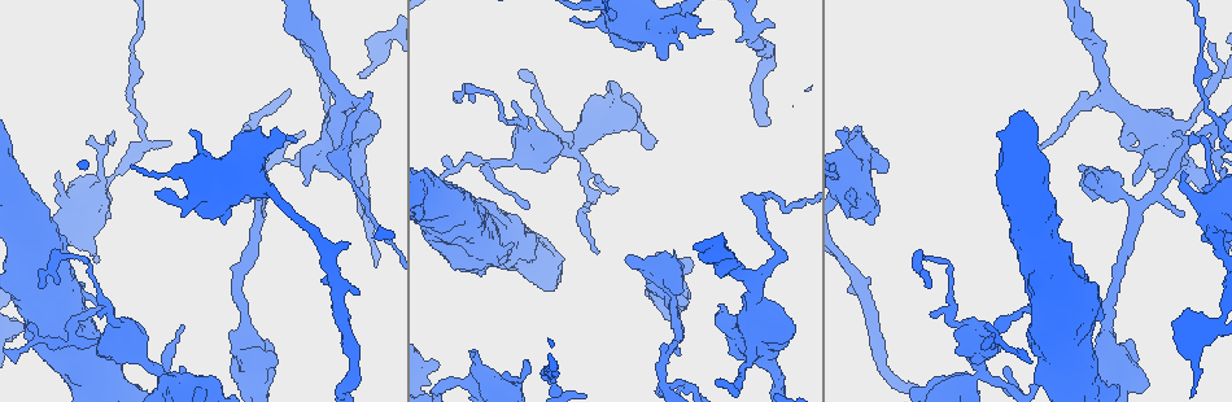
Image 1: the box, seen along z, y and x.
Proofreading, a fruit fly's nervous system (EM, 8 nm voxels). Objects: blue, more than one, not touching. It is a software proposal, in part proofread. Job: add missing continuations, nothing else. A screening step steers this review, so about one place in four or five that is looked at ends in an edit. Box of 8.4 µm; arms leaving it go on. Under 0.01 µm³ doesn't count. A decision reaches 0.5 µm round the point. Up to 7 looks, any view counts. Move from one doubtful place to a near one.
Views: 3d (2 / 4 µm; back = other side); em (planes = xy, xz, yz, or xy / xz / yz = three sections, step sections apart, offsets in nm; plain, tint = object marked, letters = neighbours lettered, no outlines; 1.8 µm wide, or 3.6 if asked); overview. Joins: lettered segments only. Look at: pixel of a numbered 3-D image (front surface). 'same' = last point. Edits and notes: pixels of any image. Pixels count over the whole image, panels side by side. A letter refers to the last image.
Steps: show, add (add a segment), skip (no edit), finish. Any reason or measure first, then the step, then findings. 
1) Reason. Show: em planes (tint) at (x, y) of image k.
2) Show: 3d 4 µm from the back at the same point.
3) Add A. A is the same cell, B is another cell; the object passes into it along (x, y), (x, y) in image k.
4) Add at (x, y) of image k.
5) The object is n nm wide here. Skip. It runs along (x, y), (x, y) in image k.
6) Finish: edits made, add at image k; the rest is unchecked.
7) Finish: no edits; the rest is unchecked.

Branch stops here. Show: em planes (tint) at (550, 288) of image 1.

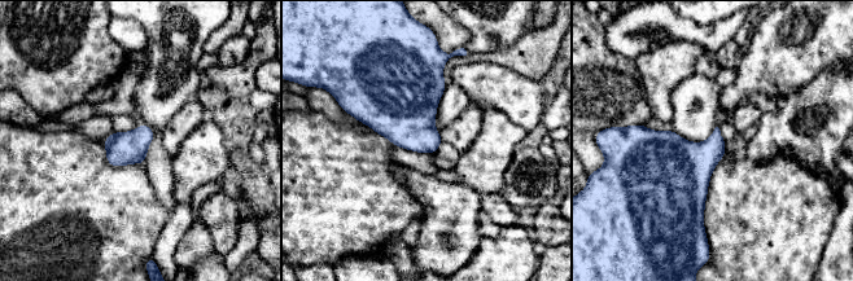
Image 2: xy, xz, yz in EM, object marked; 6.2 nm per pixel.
See the neighbours. Show: em planes (letters) at the same point.

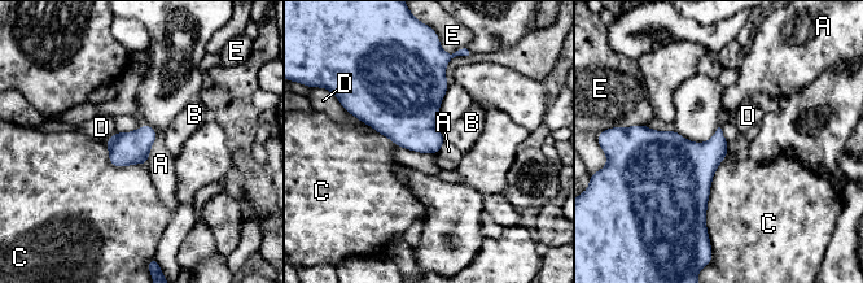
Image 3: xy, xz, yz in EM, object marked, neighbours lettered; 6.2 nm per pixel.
The longest contact is with C, 500 nm. Skip. A, B, C, D and E are other cells; a border runs along (157, 133), (147, 164) in image 3; no lettered segment goes on from it.

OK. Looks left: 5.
Free end. Show: em xy step 8 (letters) at (437, 363) of image 1.

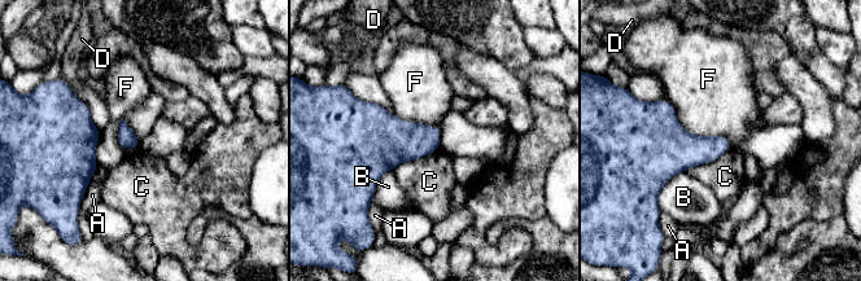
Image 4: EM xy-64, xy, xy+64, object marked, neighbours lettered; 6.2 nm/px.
Skip. A, B, C, D and F are other cells; a border runs along (665, 99), (689, 132), (731, 145) in image 4; none of them fits.

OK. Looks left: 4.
Tapers out. Show: 3d 2 µm at (597, 250) of image 1.

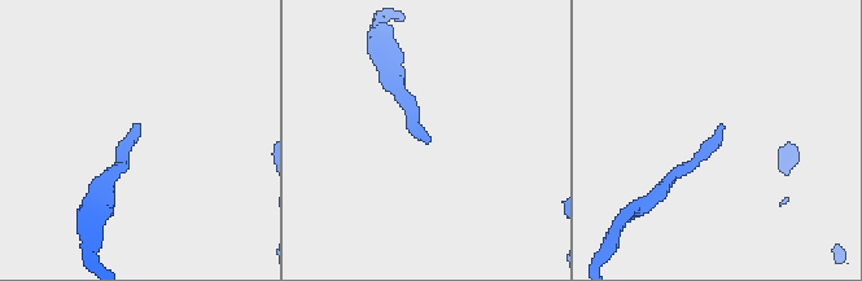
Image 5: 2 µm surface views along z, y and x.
Shape alone is not enough. Show: em yz step 16 (plain) at (427, 137) of image 5.

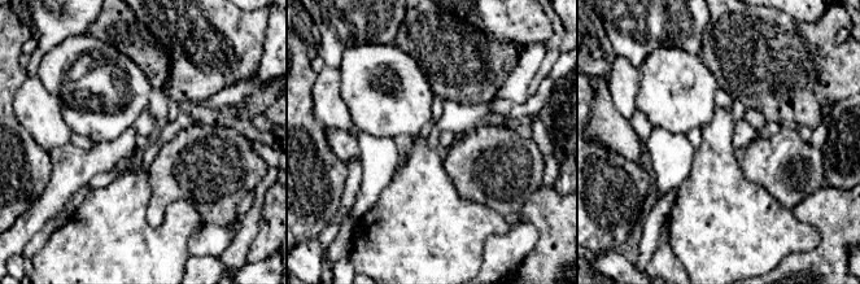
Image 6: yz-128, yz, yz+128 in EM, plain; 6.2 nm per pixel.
See the neighbours. Show: em yz step 16 (letters) at the same point.

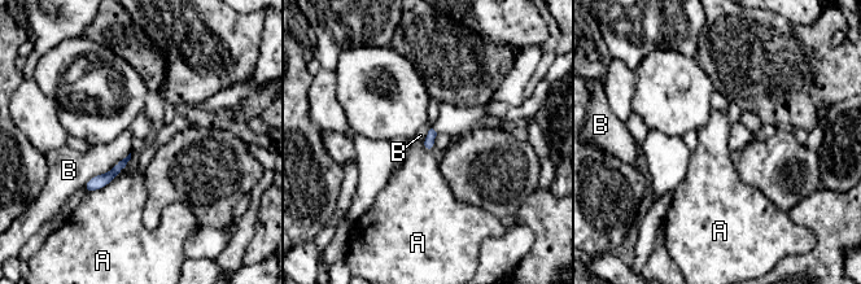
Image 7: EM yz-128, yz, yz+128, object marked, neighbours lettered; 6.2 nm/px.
The longest contact is with B, 360 nm. Skip. A and B are other cells; it runs along (122, 164), (109, 177), (88, 188) in image 7; none of them fits.

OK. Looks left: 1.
Finish: no edits; the rest is unchecked.

